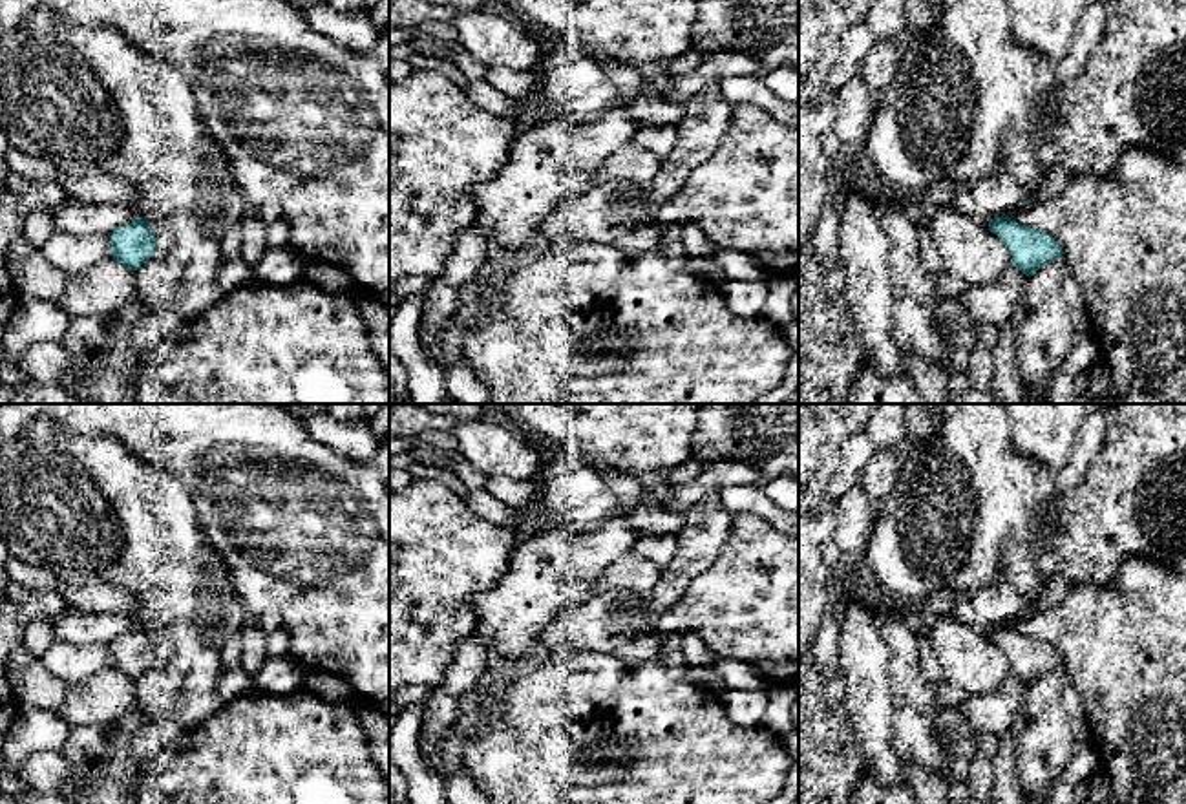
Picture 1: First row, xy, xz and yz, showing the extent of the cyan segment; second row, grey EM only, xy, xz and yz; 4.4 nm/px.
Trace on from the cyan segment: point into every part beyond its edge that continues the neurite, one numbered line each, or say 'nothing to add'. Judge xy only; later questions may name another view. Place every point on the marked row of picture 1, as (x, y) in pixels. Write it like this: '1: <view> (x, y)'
1: xy (165, 240)

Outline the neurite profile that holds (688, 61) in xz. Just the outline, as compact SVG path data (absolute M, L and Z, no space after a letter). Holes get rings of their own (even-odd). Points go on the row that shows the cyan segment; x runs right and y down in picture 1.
M687 49L680 57L672 58L665 69L665 77L680 75L694 69L709 58L709 51Z

